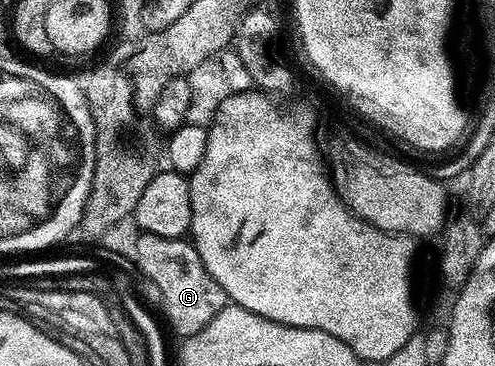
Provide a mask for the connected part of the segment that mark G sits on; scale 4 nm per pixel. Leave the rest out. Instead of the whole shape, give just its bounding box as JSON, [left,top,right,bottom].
[133,232,228,338]

